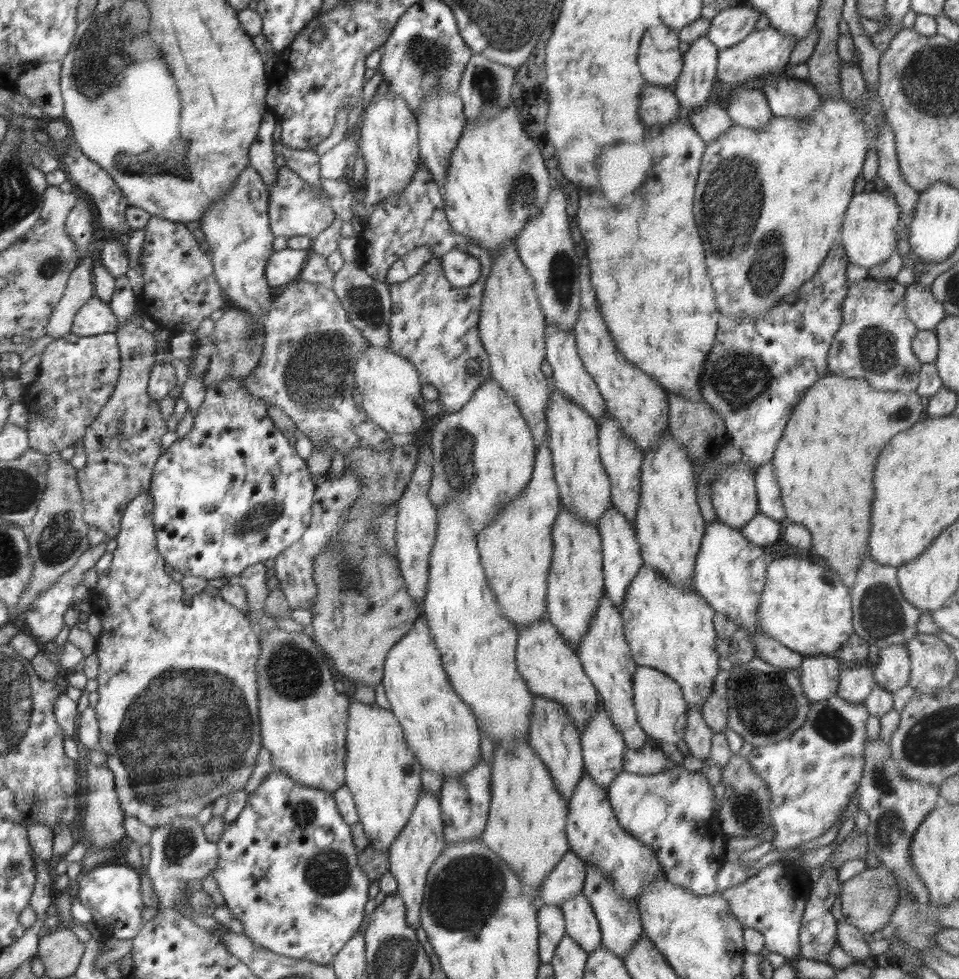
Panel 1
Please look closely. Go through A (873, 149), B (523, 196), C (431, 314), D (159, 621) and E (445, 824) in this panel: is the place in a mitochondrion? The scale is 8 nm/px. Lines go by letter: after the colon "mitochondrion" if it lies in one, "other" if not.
A: other
B: mitochondrion
C: other
D: other
E: other

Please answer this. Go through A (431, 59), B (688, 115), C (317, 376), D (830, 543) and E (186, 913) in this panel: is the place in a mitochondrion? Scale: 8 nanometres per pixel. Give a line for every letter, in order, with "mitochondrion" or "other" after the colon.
A: mitochondrion
B: other
C: mitochondrion
D: other
E: other

